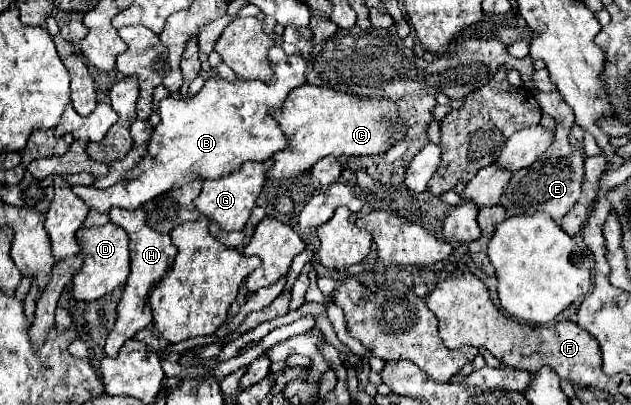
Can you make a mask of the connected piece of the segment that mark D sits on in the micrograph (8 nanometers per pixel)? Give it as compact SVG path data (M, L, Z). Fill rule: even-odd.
M113 222L99 228L81 228L77 238L83 242L85 264L79 274L73 278L73 298L83 302L93 302L105 294L111 294L115 288L123 286L129 278L129 234L115 226Z

